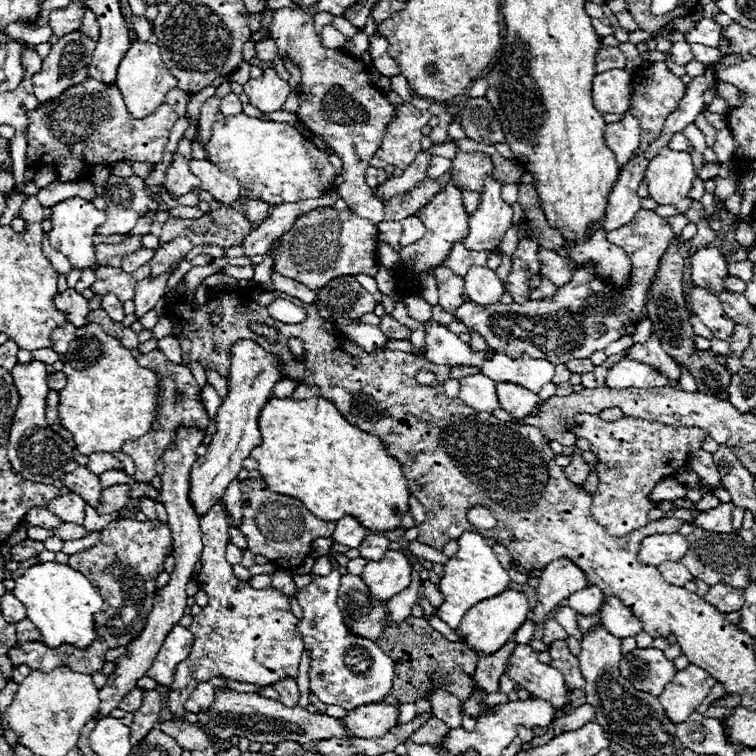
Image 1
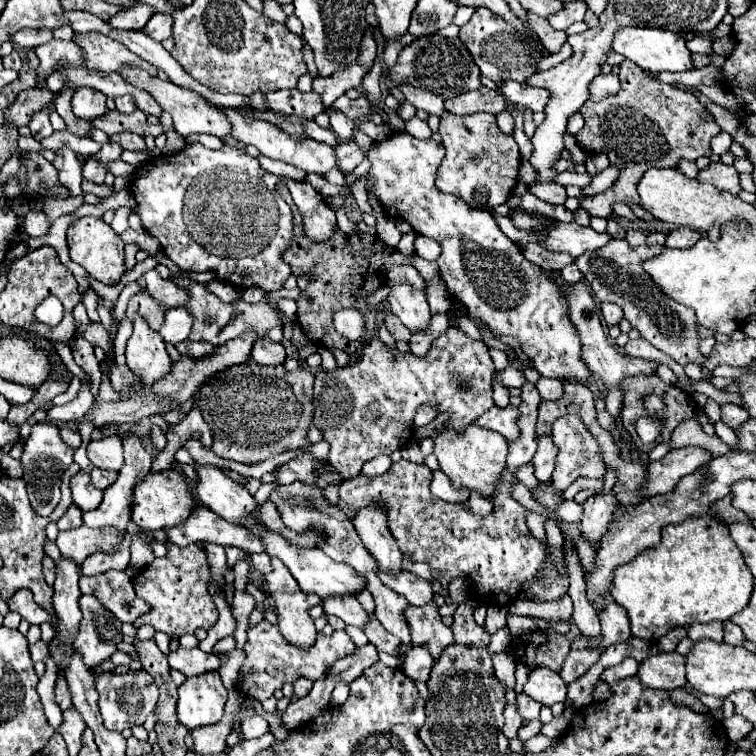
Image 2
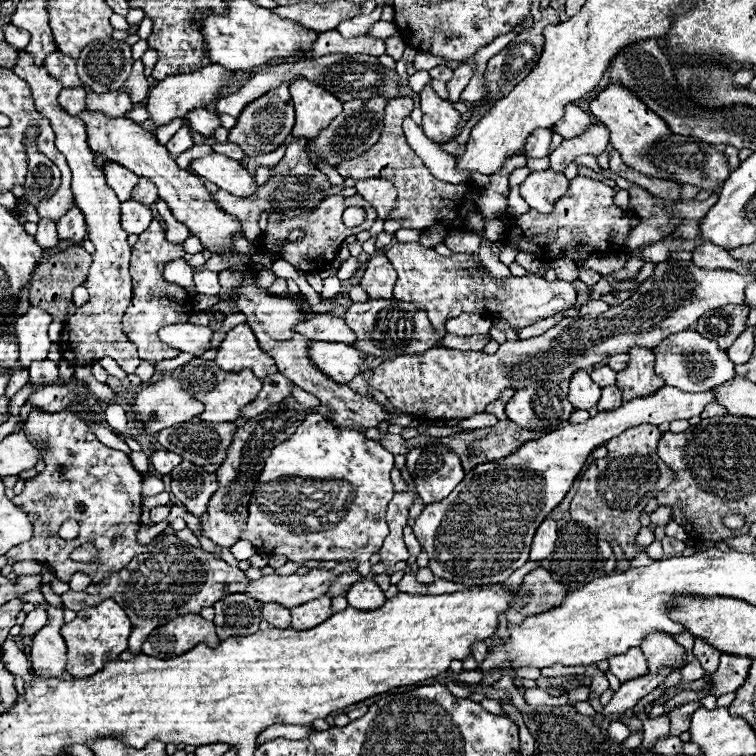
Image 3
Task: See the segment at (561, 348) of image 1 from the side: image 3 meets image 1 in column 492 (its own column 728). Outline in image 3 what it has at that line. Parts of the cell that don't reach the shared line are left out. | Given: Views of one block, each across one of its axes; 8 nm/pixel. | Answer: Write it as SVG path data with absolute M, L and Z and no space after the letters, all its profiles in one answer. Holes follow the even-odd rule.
M726 304L712 312L706 312L698 324L696 332L700 332L704 338L718 342L720 348L728 350L734 340L746 330L748 322L748 306L744 304Z

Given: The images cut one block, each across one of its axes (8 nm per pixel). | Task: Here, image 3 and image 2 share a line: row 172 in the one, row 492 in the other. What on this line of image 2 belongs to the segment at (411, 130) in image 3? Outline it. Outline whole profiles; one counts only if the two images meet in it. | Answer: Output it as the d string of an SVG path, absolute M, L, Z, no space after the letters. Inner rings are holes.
M442 470L434 472L434 480L432 480L430 488L432 488L432 494L436 498L442 498L446 502L466 502L468 496L470 496L470 492L466 488L462 488L462 490L454 488L450 478Z

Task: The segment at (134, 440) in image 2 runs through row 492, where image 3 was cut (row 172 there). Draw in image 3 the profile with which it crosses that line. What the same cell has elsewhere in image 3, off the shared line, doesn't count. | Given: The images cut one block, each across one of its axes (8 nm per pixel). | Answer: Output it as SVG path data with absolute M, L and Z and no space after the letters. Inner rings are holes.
M112 162L104 164L104 176L106 176L106 184L116 192L120 202L130 200L130 192L140 180L134 172L128 172L128 168L120 168L120 164L112 164Z

